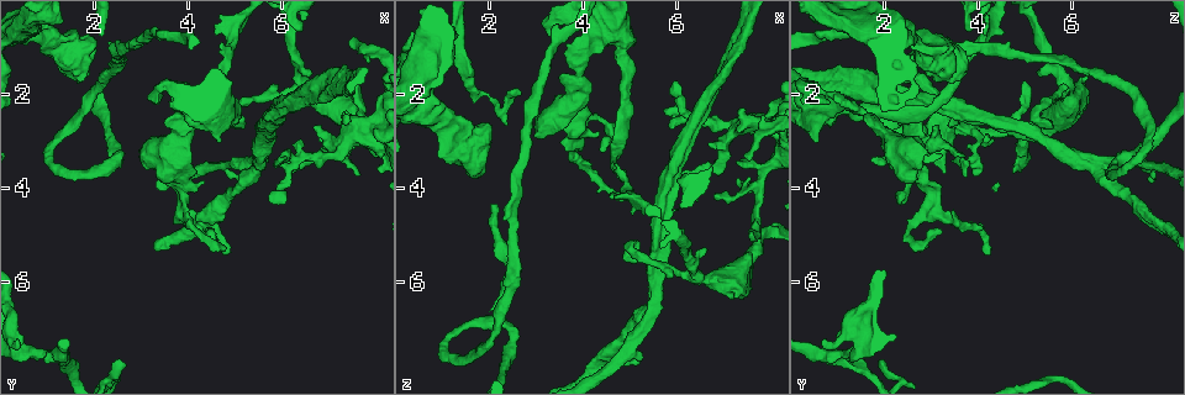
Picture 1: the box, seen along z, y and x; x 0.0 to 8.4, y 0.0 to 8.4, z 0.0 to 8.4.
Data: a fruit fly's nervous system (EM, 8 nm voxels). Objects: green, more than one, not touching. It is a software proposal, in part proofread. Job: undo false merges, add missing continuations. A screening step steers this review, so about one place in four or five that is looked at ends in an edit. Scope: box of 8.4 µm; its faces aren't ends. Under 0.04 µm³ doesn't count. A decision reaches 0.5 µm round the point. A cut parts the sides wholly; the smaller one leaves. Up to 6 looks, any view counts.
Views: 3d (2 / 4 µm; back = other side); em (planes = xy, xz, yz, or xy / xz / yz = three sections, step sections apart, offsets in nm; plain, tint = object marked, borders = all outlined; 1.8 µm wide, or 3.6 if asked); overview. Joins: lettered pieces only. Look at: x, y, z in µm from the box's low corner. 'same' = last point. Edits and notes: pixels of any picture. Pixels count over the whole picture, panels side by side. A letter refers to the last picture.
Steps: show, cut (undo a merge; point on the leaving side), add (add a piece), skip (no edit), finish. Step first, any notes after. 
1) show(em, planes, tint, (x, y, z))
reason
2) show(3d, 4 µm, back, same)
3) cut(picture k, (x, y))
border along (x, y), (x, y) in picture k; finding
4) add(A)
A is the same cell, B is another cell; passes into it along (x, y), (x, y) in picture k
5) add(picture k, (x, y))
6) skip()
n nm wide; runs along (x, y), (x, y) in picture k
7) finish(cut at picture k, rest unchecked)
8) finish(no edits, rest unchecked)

show(em, planes, borders, (4.30, 3.85, 2.80))

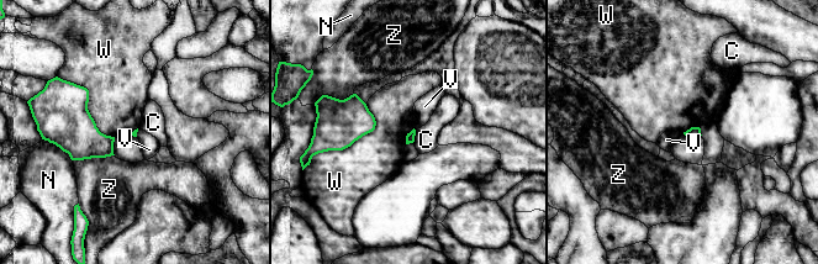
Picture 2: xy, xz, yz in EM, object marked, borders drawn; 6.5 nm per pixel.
skip()
C, N, V, W and Z are other cells; border along (62, 79), (114, 137) in picture 2; none of them fits

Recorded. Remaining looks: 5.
show(3d, 2 µm, (5.90, 3.45, 1.75))
branch stops here

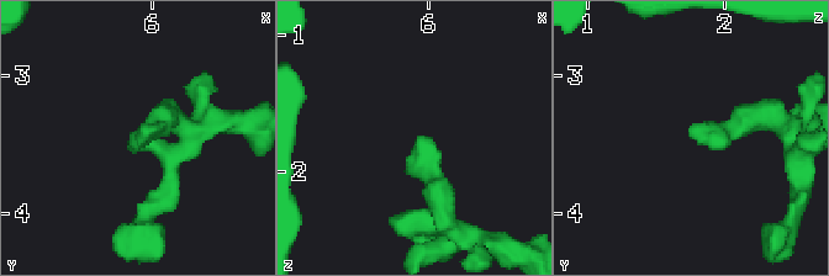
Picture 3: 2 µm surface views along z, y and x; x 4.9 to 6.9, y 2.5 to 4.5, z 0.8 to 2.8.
show(em, planes, borders, (5.92, 3.44, 1.76))
now the EM

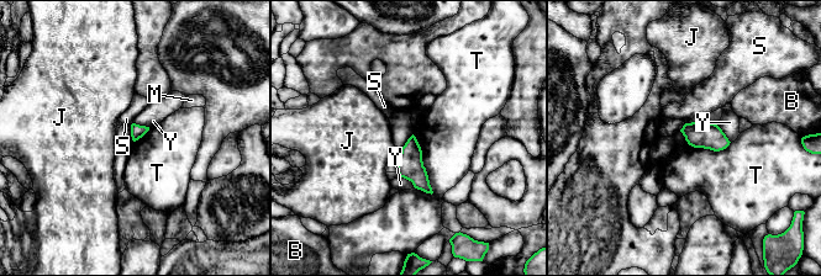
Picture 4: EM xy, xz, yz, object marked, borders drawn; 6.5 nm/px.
skip()
B, J, M, S, T and Y are other cells; border along (412, 134), (421, 150), (431, 195) in picture 4; no lettered piece goes on from it

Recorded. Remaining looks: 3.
show(em, yz, step 4, tint, (6.65, 1.80, 1.95))
two arms at a narrow angle

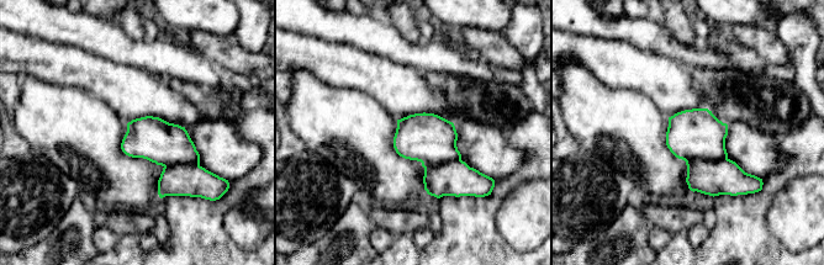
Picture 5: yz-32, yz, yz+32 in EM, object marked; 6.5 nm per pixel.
show(em, yz, step 4, borders, same)
see the neighbours

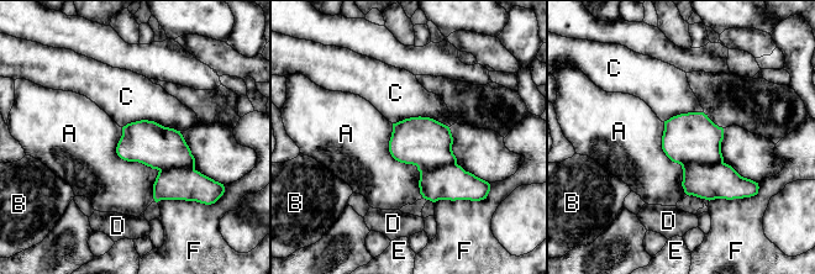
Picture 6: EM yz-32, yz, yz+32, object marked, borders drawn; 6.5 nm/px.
cut(picture 6, (709, 182))
A, B, C, D, E and F are other cells; border along (723, 162), (681, 164) in picture 6; two neurons meet here

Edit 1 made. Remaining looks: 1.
finish(cut at picture 6, rest unchecked)

